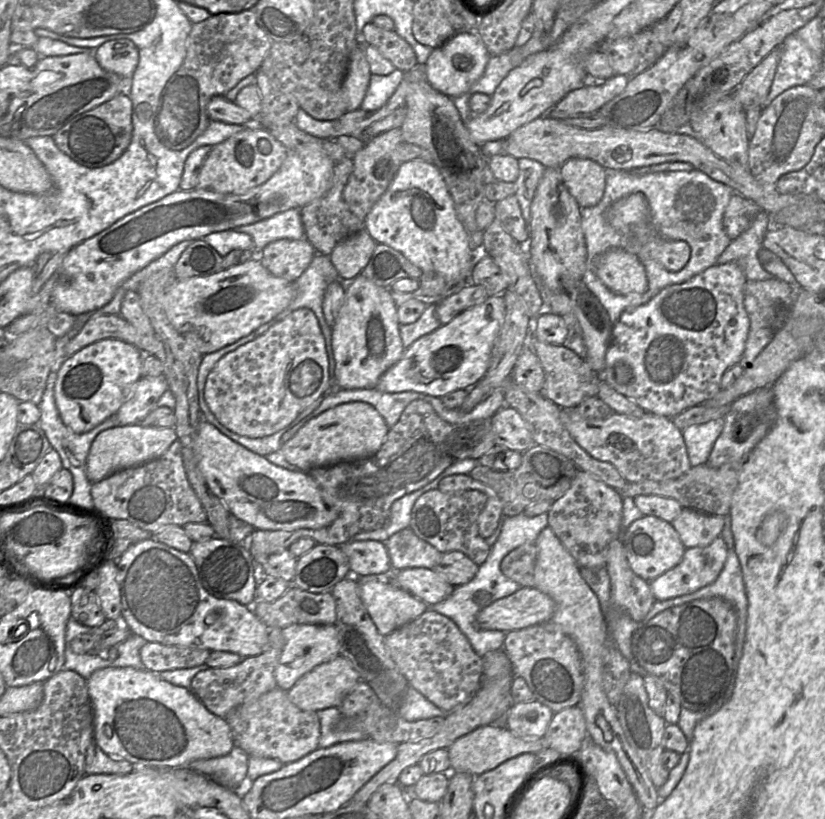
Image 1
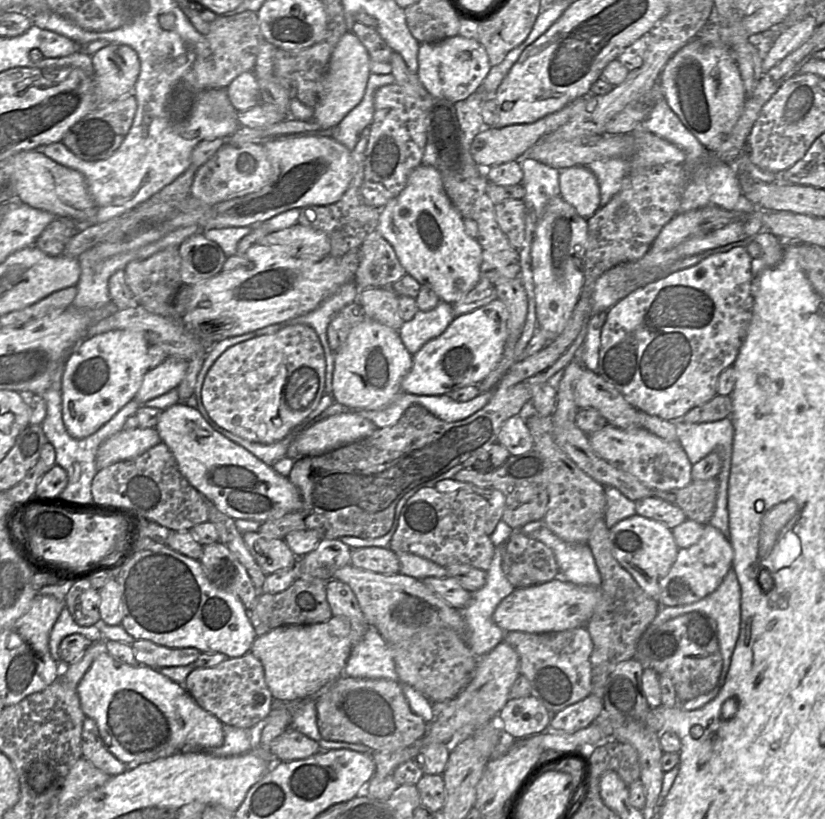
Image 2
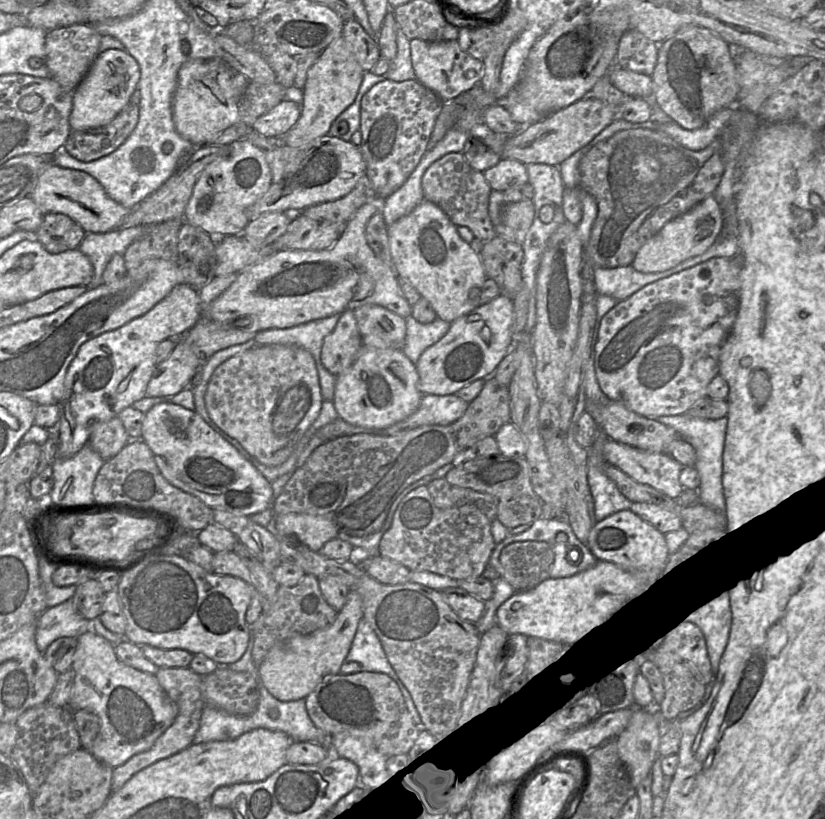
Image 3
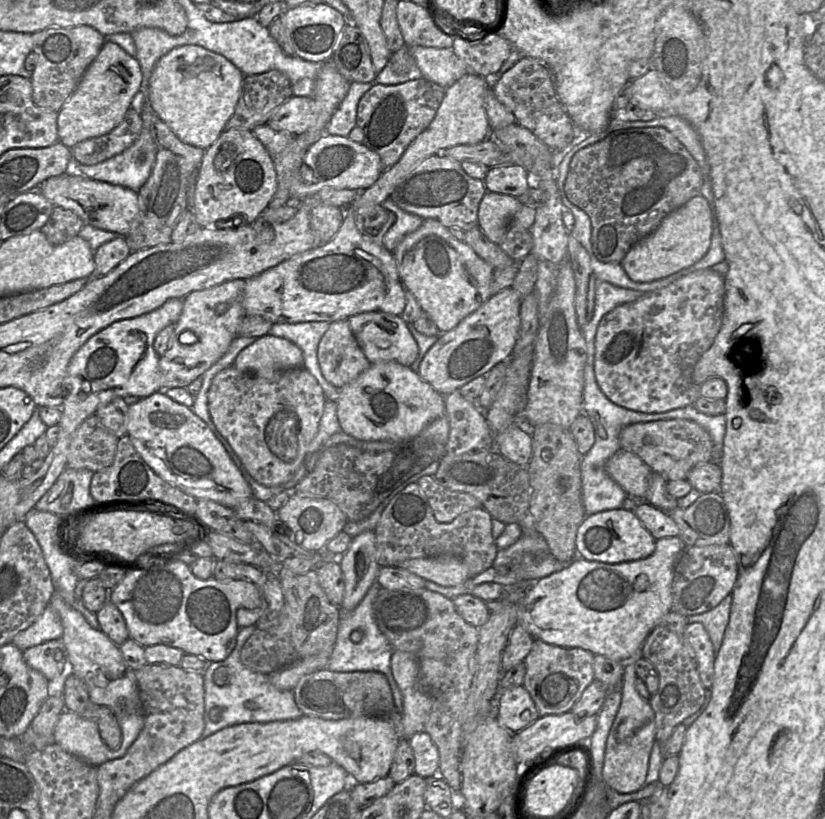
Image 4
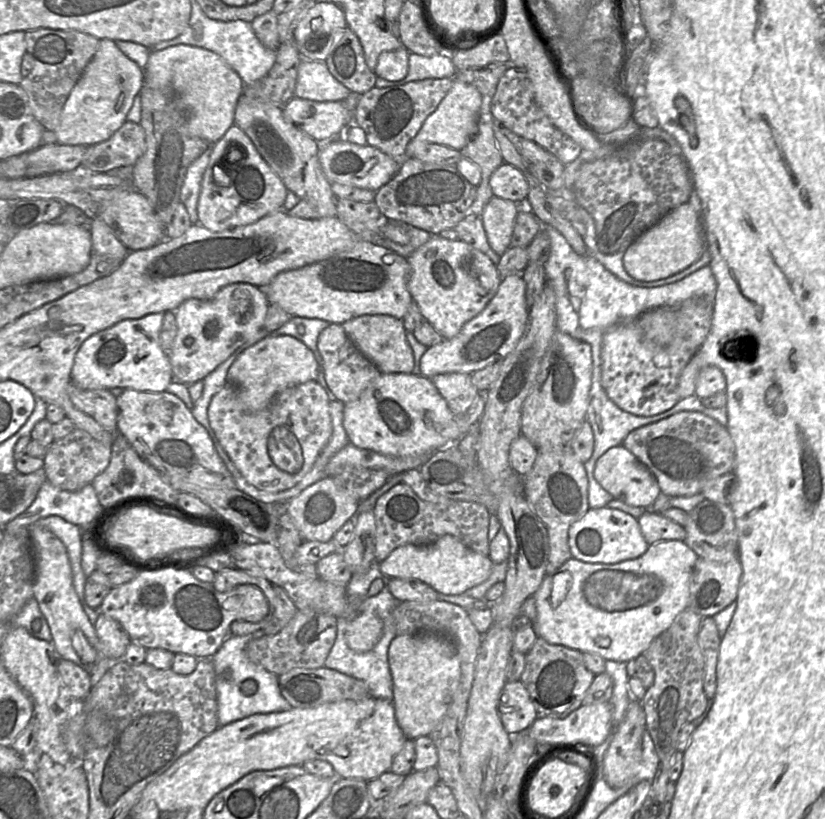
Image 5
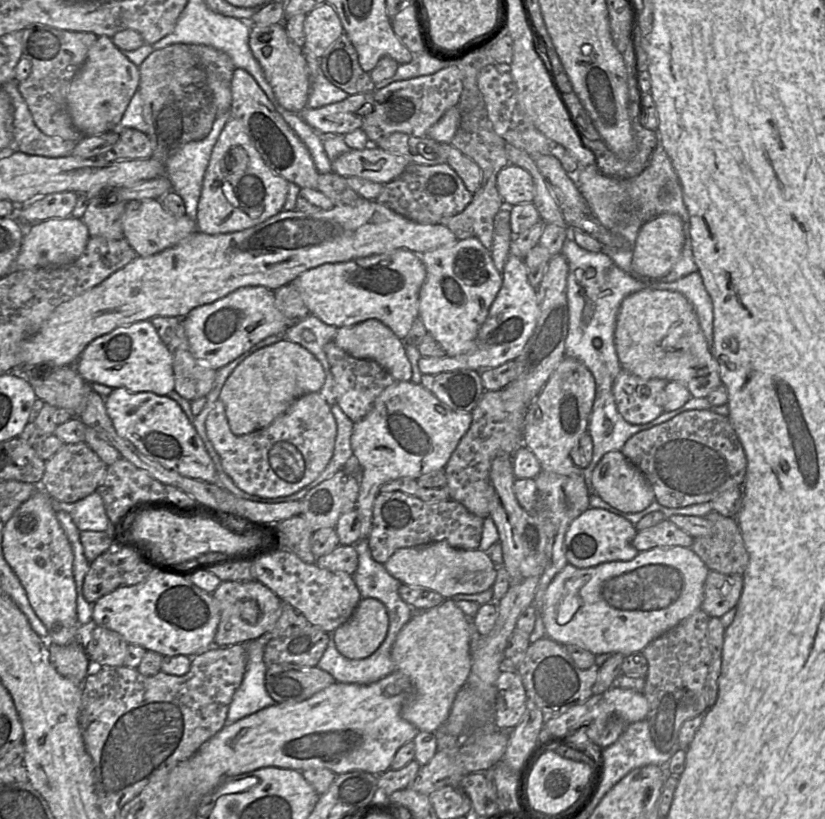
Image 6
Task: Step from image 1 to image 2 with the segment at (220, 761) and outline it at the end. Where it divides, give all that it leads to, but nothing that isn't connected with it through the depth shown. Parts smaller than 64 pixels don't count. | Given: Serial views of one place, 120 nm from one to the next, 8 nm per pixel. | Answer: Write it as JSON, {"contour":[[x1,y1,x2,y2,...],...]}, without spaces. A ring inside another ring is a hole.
{"contour":[[223,724,224,742,220,747,185,745,177,753,199,752,217,757,241,755,251,750,251,732,251,728,237,728]]}

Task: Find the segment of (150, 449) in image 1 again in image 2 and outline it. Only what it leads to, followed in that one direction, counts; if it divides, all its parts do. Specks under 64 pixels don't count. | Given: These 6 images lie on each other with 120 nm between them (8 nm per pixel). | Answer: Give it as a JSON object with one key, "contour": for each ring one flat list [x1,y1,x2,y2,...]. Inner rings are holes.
{"contour":[[155,428,122,429,98,448,97,472,116,462,135,458,160,442,161,438]]}

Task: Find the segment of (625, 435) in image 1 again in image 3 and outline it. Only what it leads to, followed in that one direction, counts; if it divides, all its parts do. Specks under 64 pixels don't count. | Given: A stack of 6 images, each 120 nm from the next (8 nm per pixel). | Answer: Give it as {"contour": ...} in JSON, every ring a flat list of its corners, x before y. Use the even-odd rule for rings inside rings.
{"contour":[[607,438,602,447,606,462,639,483,649,485,672,499,684,490,679,476,683,466,668,453,654,453]]}

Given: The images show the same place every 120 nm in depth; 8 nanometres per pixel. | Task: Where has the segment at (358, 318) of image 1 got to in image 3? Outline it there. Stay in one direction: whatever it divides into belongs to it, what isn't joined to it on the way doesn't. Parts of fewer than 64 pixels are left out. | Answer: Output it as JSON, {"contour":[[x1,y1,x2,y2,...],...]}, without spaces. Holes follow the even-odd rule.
{"contour":[[362,344,361,350,359,351,358,355,356,356,352,364,346,370,344,370,342,373,340,373,338,376,335,377,336,377,336,384,334,390,334,397,332,401,334,404,334,408,338,413,340,419,355,426,361,426,371,429,387,428,412,415,418,409,421,399,423,397,423,394,419,390,419,376,415,364,413,364,402,352,402,350,399,349,379,349,374,347,363,346]]}

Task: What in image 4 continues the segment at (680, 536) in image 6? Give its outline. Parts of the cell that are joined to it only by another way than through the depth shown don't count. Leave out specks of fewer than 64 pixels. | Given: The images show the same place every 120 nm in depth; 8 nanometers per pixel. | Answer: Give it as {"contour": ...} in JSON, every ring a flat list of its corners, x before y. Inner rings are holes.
{"contour":[[640,501,633,512,656,540,680,534,676,522,666,512,646,501]]}

